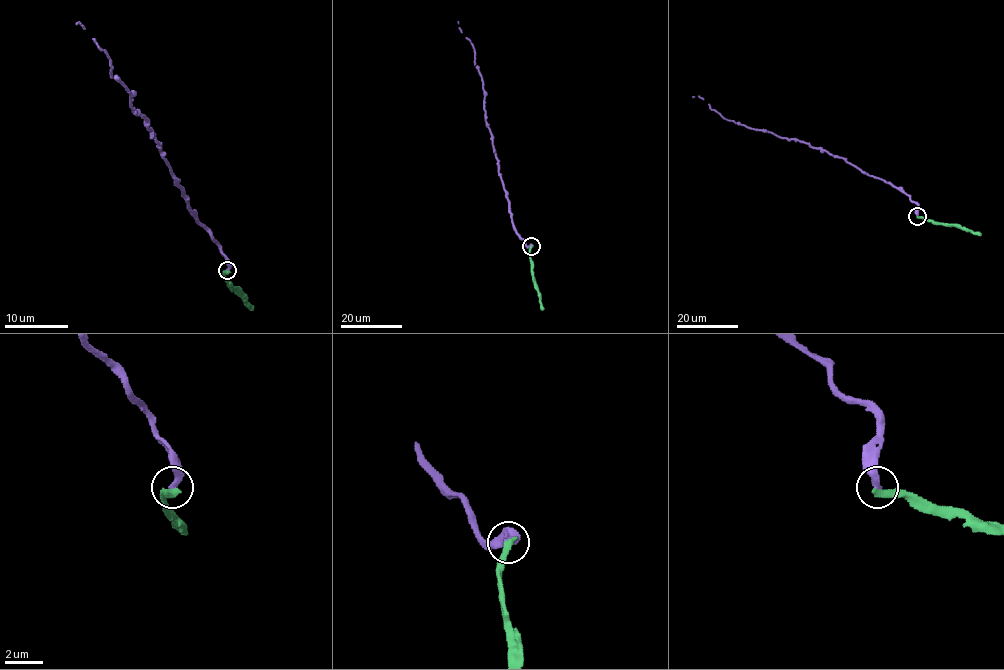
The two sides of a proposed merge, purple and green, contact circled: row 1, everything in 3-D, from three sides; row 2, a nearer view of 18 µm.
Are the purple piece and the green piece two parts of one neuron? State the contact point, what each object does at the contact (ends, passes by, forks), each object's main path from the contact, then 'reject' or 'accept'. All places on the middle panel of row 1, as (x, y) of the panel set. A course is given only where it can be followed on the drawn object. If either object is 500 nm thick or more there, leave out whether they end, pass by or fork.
place (531, 246); purple ends; green ends; course purple (531, 246), (527, 246), (512, 221), (486, 122), (482, 80), (474, 63), (474, 49), (457, 22); course green (531, 246), (534, 285), (543, 310); reject

